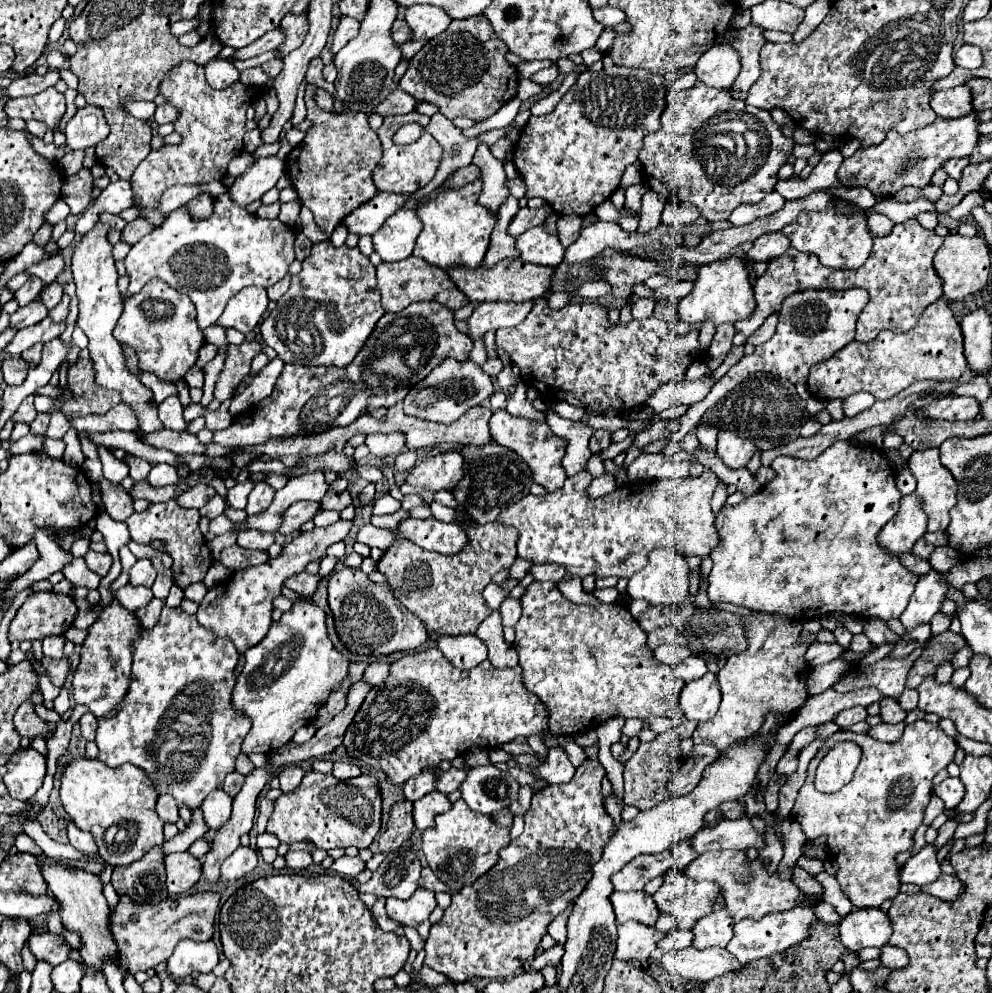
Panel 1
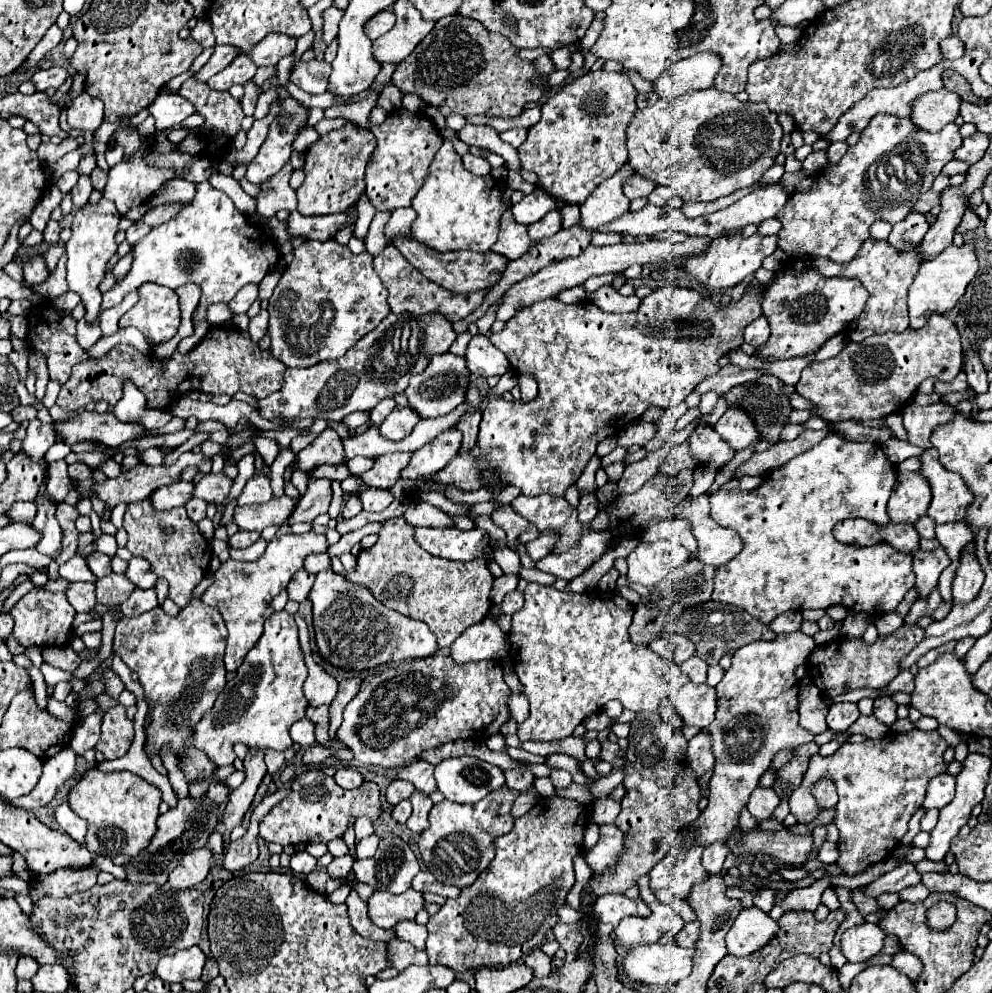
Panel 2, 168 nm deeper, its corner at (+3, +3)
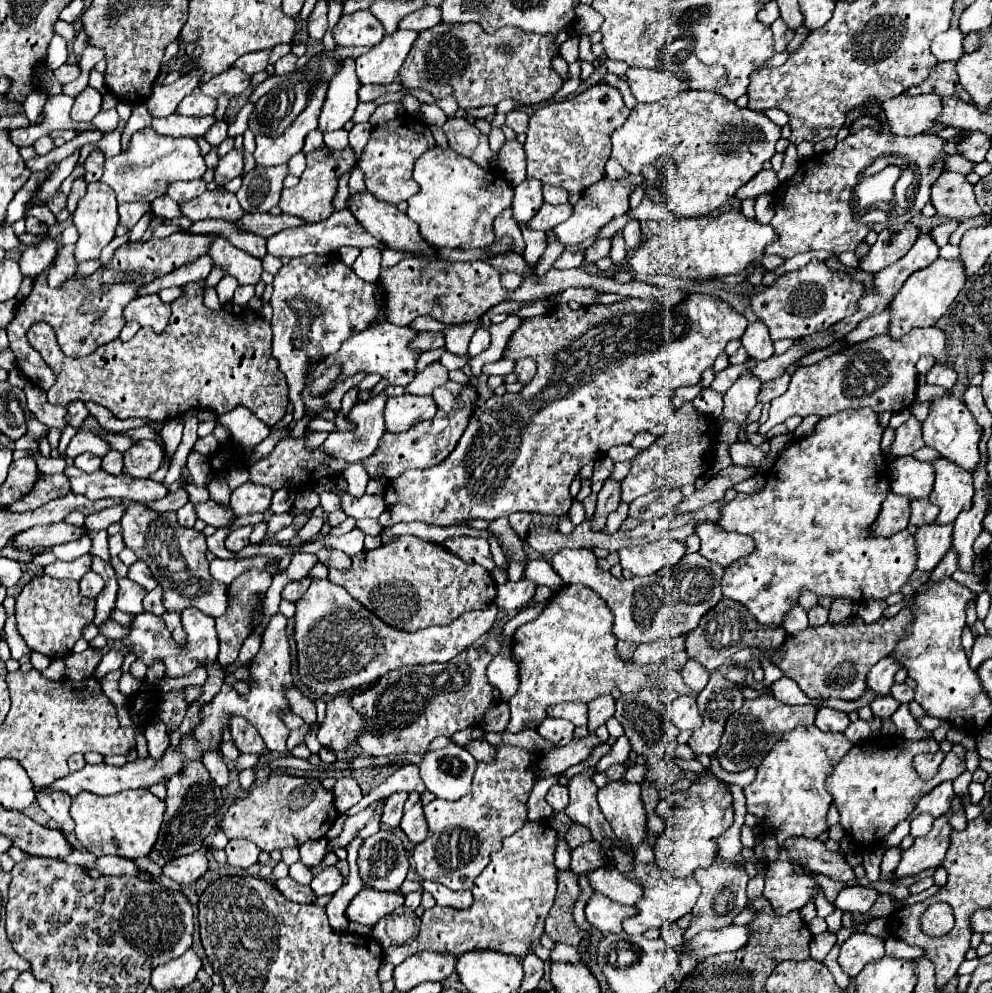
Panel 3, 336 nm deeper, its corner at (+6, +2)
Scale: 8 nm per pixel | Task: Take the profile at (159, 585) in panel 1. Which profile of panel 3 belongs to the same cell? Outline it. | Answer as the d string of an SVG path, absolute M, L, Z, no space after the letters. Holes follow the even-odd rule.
M156 586L152 592L146 594L144 598L144 610L148 612L154 612L154 614L164 614L164 606L162 606L162 586Z

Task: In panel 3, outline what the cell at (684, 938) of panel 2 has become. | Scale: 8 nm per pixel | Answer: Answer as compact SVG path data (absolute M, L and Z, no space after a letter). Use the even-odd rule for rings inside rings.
M670 922L670 924L666 924L664 928L662 928L662 938L664 938L664 942L670 946L670 948L674 948L674 946L682 946L682 930L676 926L676 922Z

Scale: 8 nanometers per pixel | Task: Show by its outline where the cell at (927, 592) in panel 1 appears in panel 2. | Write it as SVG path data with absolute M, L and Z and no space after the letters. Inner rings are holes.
M941 545L933 551L919 549L913 555L913 573L915 573L915 579L917 579L915 587L917 587L919 597L925 597L933 591L941 571L947 569L949 565L951 565L951 559L949 559L945 547L941 547Z

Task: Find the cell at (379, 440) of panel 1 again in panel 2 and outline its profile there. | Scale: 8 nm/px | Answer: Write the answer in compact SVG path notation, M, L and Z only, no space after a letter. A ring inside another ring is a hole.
M395 407L387 417L385 421L381 423L381 435L385 439L391 439L391 441L401 441L405 439L407 435L411 435L413 427L417 425L419 421L419 413L413 413L413 409L409 407Z

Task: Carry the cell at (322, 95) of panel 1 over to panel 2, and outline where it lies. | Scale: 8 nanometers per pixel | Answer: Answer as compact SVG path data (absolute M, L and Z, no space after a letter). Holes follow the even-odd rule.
M297 61L293 71L291 71L291 81L307 91L307 93L325 93L327 91L327 81L329 81L331 65L325 61Z

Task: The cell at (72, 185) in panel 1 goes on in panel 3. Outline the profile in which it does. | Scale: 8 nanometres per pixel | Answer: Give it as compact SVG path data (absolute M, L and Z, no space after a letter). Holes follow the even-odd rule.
M76 178L72 184L72 192L68 194L68 210L70 212L76 210L76 204L84 194L86 194L86 182L84 182L84 178Z

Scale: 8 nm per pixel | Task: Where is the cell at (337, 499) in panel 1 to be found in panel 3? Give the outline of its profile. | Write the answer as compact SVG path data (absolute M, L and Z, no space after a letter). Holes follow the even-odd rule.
M284 512L284 514L270 514L268 516L268 534L274 534L286 526L290 526L294 520L292 512Z

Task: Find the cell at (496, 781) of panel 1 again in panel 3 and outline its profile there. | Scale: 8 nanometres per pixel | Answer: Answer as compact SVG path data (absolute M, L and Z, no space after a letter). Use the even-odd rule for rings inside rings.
M450 744L442 750L426 752L418 766L420 778L436 798L458 800L470 794L478 762L466 748Z

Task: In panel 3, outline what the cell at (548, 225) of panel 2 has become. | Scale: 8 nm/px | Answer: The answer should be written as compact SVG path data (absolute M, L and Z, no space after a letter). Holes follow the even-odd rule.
M566 202L566 204L560 204L560 206L552 206L552 204L544 204L538 214L528 222L528 228L530 230L542 230L542 232L548 232L552 230L554 226L566 222L572 214L572 206Z

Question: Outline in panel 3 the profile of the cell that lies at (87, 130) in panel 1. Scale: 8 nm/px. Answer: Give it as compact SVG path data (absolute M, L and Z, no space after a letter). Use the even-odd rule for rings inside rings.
M88 86L84 92L76 96L70 118L74 122L90 122L100 112L100 104L102 104L102 94Z

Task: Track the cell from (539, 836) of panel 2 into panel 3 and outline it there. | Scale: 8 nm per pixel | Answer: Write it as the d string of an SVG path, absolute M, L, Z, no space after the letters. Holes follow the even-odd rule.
M526 820L518 832L504 838L502 848L490 856L490 864L476 878L472 906L464 910L434 906L426 910L418 938L406 946L386 950L386 960L400 964L404 958L422 952L440 952L454 958L472 950L494 950L512 956L528 954L544 932L544 920L554 902L558 884L558 868L554 866L556 846L558 832L548 822Z

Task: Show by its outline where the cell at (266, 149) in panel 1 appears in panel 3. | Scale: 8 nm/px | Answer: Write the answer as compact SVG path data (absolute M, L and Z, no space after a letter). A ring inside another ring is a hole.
M216 188L212 192L206 192L198 198L192 198L180 204L180 212L192 222L204 220L204 218L224 218L230 222L238 222L246 214L238 204L236 194L224 188Z

